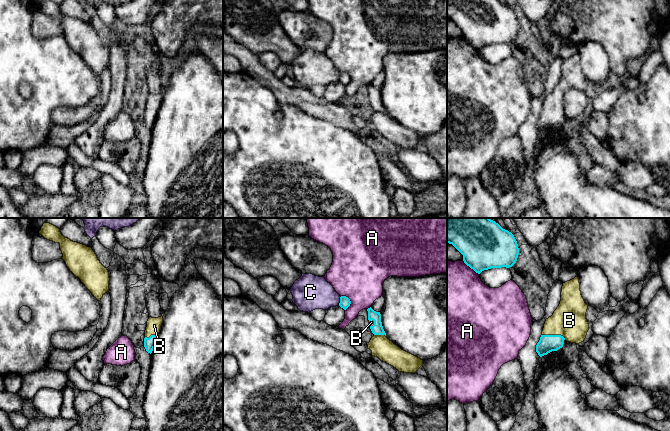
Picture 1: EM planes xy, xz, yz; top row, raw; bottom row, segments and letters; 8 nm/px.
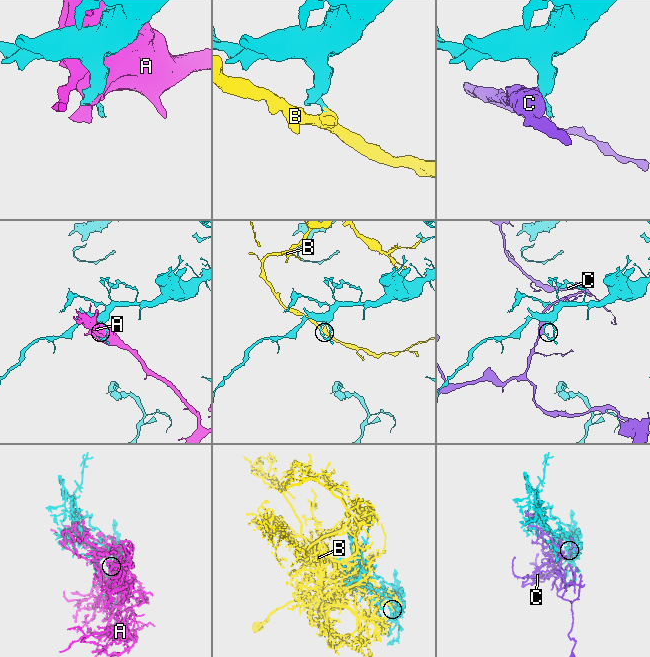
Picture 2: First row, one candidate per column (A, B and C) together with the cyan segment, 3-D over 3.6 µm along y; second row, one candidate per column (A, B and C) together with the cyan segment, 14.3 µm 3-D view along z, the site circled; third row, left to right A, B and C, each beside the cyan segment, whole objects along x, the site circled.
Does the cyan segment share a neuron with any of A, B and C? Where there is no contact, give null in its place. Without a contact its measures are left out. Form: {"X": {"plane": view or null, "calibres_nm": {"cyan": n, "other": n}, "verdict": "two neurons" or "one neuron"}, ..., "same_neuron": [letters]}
{"A": {"plane": "xz", "calibres_nm": {"cyan": 90, "other": 440}, "verdict": "two neurons"}, "B": {"plane": "yz", "calibres_nm": {"cyan": 140, "other": 280}, "verdict": "two neurons"}, "C": {"plane": "xz", "calibres_nm": {"cyan": 90, "other": 280}, "verdict": "two neurons"}, "same_neuron": []}

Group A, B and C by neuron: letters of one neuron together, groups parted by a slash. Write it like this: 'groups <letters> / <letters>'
groups A / B / C

